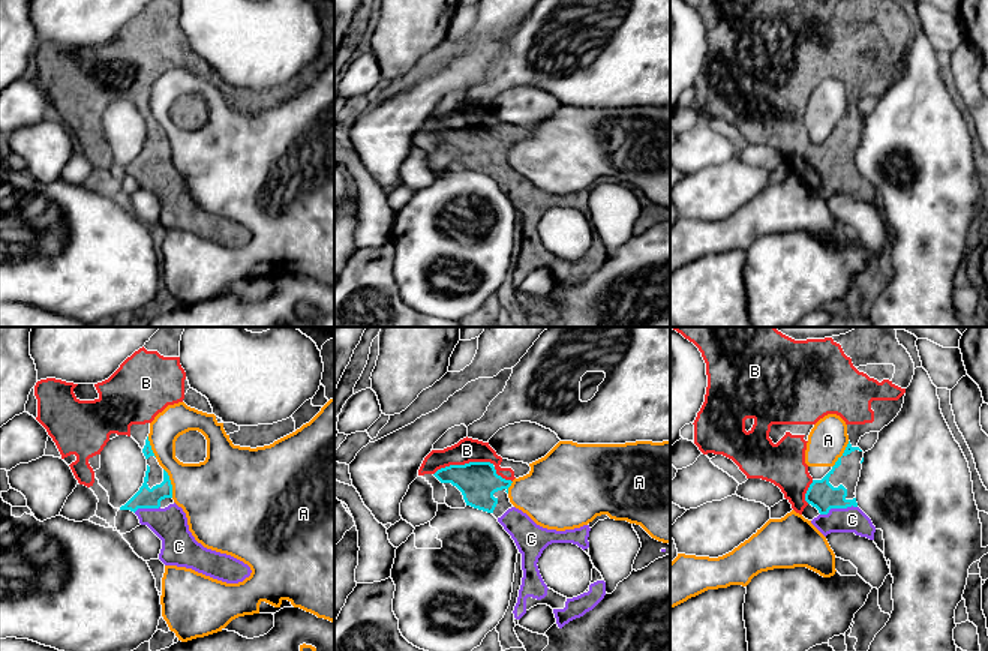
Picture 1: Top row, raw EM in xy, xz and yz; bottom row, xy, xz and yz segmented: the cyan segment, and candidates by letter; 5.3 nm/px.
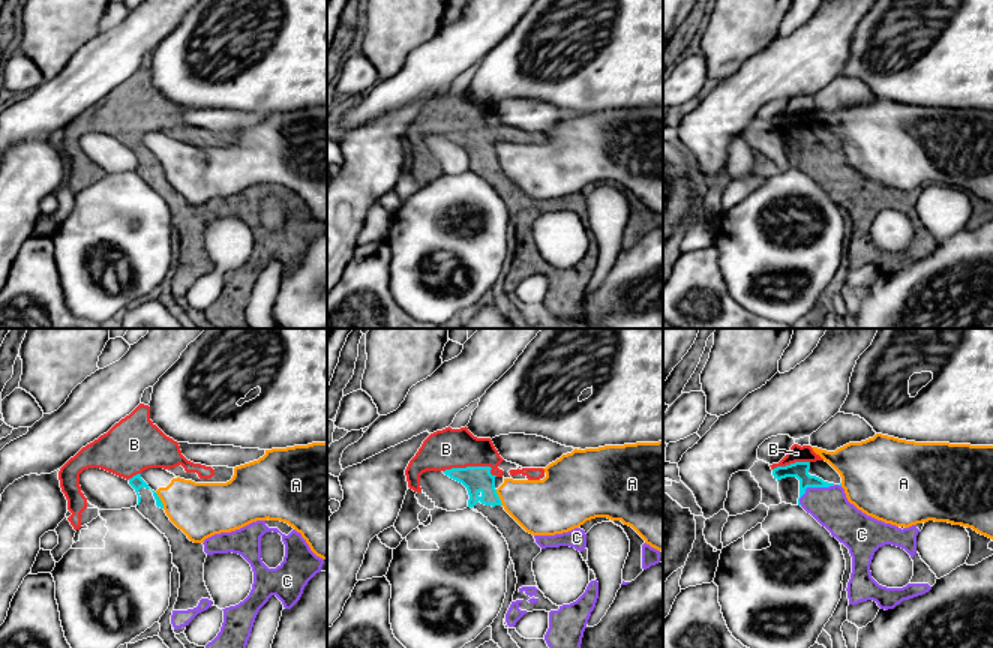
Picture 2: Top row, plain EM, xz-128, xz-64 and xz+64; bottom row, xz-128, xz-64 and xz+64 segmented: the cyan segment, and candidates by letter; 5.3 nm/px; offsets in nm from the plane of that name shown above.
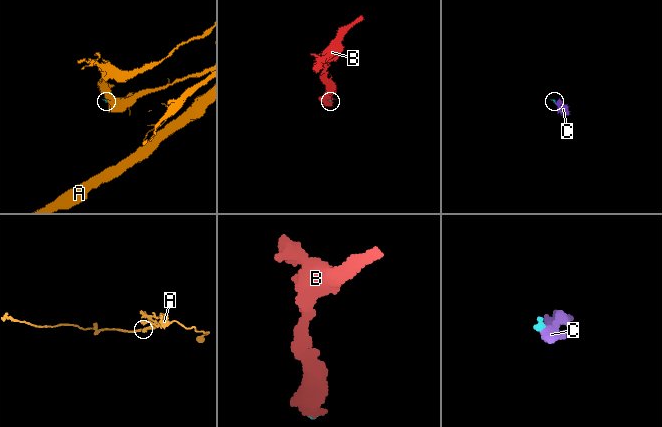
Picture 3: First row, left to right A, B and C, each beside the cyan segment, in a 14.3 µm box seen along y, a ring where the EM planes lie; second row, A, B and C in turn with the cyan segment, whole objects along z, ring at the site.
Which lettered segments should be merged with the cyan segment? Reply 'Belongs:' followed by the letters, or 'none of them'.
Belongs: B, C

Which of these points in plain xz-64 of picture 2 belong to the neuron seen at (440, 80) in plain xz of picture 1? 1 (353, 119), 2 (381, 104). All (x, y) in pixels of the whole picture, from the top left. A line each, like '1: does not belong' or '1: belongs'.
1: does not belong
2: does not belong

